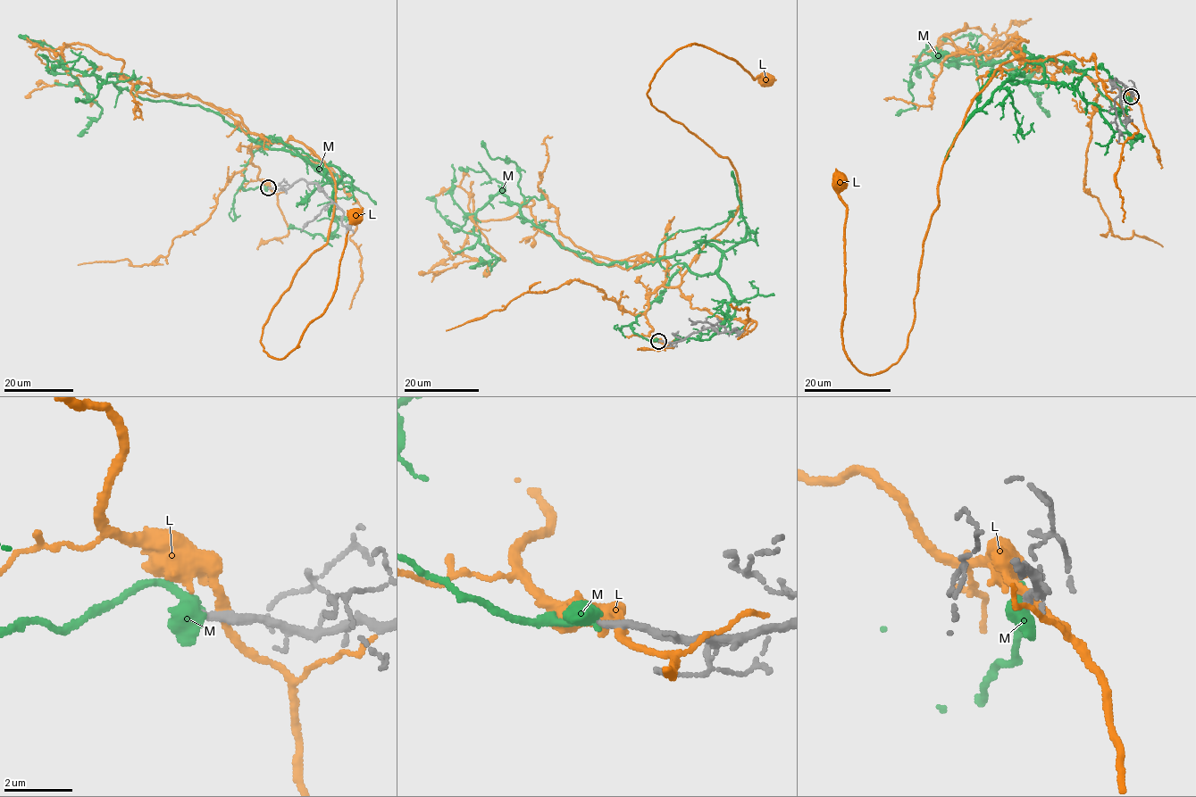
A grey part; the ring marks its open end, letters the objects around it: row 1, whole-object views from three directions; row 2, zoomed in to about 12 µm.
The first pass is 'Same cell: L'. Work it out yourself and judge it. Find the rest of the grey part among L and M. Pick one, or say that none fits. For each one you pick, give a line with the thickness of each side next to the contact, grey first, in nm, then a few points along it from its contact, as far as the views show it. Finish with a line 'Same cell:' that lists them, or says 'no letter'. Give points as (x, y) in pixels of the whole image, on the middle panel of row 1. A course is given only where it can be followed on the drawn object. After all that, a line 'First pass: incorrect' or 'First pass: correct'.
Same cell: no letter
First pass: incorrect

